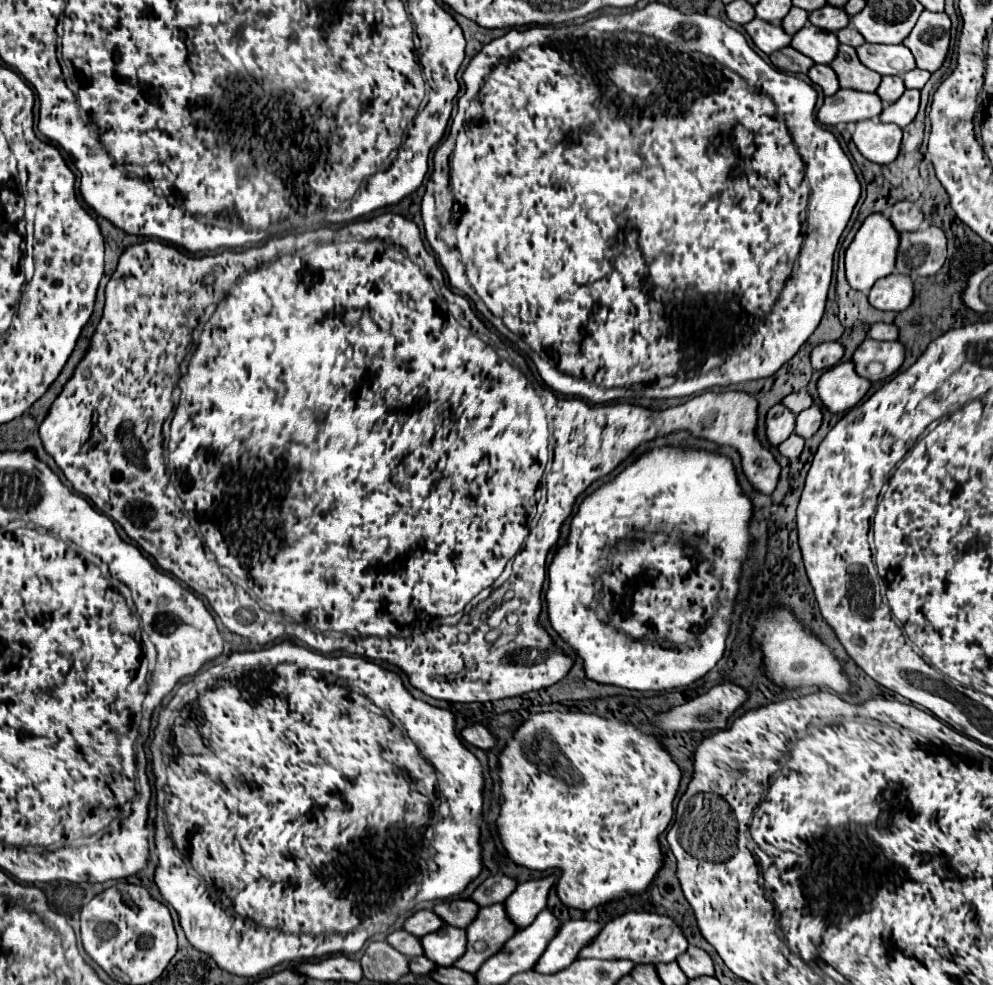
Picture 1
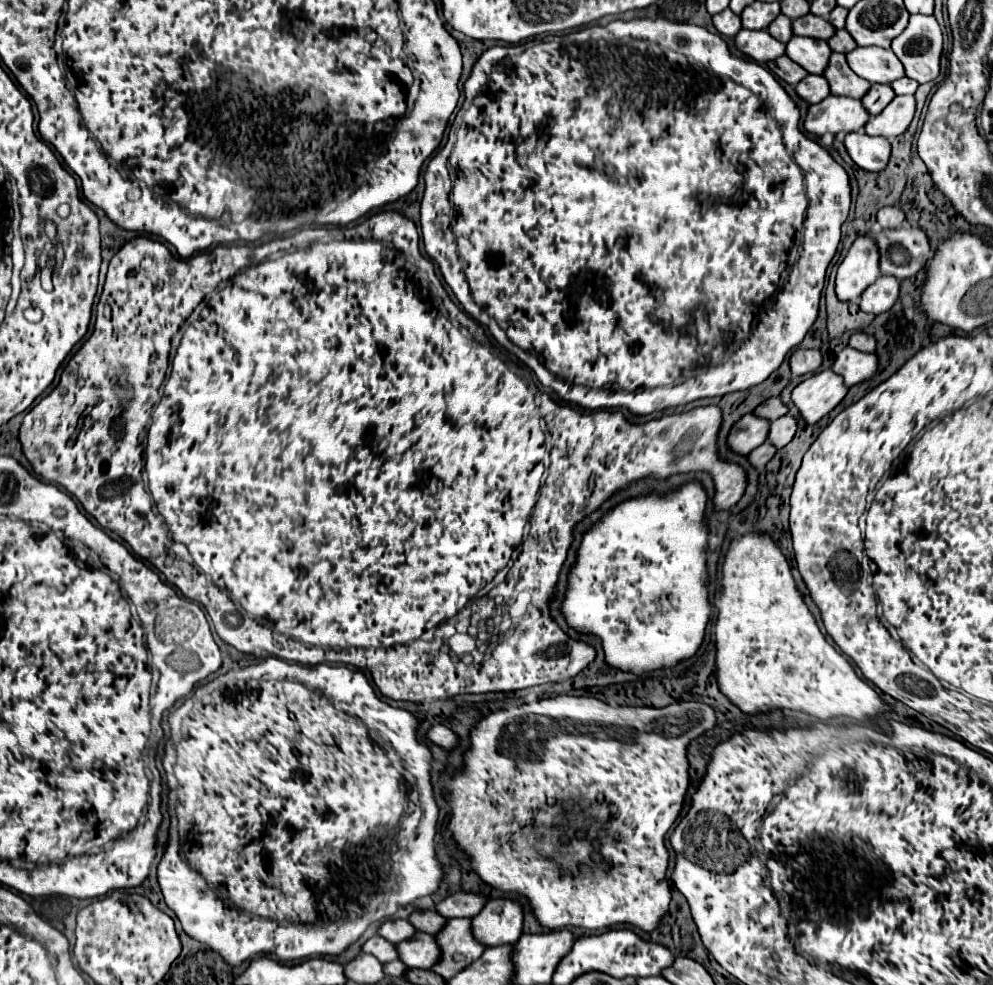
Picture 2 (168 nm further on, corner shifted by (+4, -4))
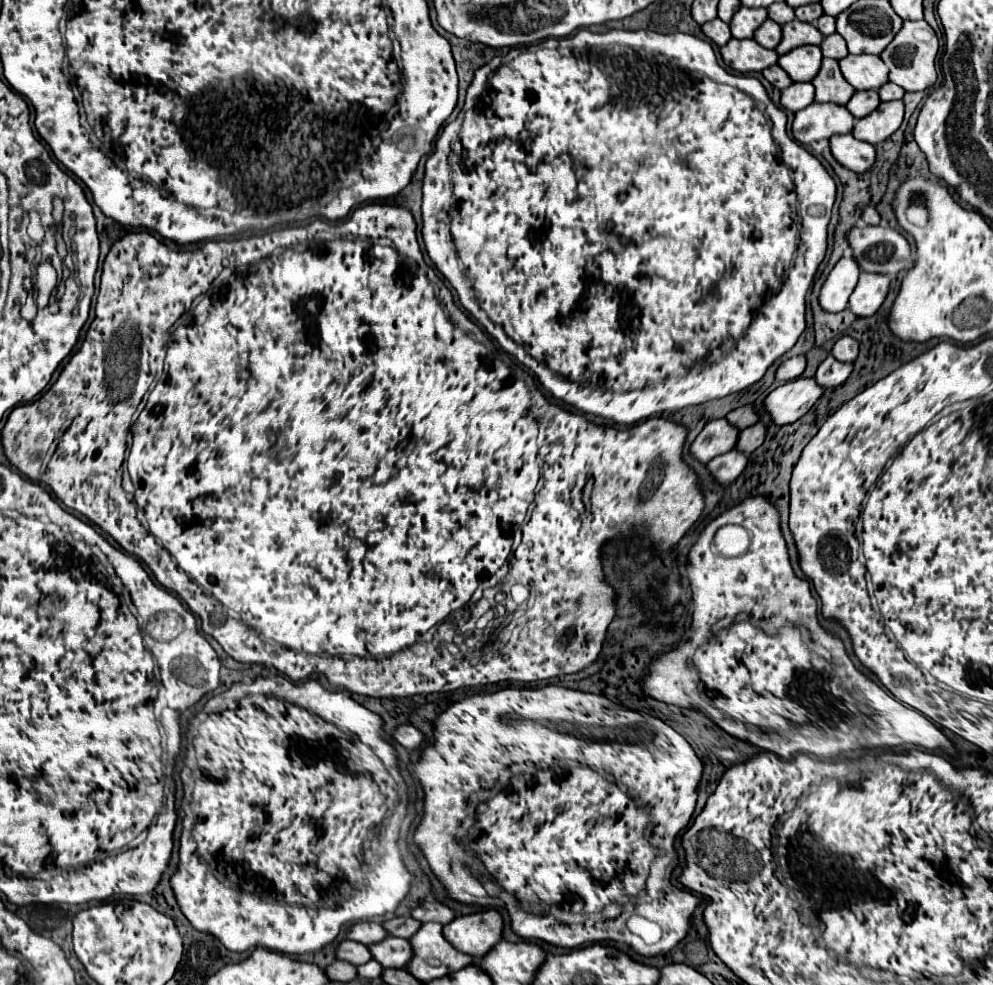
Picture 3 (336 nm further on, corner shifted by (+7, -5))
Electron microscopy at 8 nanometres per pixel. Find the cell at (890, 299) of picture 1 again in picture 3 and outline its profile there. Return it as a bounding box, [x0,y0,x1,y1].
[849,273,889,317]

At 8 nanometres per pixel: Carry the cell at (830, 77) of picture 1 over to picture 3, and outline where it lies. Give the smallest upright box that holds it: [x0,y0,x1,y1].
[781,83,815,113]

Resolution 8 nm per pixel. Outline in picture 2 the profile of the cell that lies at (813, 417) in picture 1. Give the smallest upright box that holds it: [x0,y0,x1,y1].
[768,416,798,448]

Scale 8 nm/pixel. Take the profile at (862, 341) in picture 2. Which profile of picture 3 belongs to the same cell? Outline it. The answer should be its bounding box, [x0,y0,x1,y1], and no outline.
[831,335,859,363]

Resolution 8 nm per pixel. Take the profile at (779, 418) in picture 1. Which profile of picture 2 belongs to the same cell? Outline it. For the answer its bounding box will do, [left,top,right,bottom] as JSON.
[728,414,770,454]

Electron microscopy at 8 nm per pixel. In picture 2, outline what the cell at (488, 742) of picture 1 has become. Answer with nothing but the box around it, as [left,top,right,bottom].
[426,724,460,750]

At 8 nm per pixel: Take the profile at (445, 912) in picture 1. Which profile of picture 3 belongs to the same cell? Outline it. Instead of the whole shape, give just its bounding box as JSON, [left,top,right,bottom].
[383,917,421,939]

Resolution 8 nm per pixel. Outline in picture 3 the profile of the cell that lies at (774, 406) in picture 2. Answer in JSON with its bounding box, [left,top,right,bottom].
[725,405,759,429]

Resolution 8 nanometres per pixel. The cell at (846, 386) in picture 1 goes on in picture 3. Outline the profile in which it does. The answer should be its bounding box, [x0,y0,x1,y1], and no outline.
[763,379,823,425]

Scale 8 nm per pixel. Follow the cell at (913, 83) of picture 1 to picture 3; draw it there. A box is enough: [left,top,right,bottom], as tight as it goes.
[877,83,905,101]

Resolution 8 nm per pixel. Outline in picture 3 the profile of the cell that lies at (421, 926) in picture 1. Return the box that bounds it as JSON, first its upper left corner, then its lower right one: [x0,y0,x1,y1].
[347,921,387,945]

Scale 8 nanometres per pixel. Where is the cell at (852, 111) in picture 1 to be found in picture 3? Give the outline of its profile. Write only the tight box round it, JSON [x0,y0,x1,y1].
[791,103,855,145]

